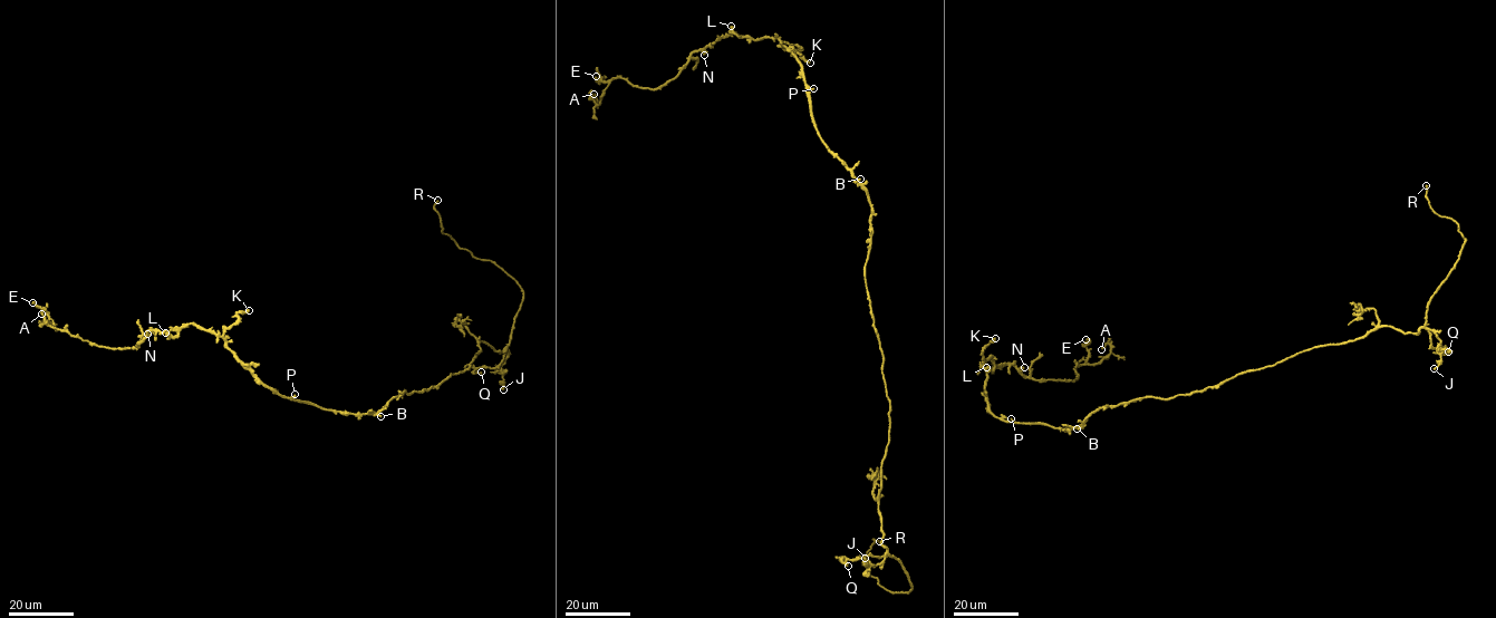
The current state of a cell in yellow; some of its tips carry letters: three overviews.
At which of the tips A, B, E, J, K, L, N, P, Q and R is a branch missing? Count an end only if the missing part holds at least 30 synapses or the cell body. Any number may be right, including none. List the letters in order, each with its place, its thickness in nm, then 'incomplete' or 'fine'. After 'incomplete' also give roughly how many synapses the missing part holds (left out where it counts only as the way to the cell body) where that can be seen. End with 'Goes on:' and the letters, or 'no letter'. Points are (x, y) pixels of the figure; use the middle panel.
A: (594, 94) | 280 nm | fine
B: (860, 179) | 280 nm | fine
E: (596, 76) | 360 nm | fine
J: (865, 558) | 280 nm | fine
K: (810, 63) | 460 nm | fine
L: (731, 26) | 600 nm | fine
N: (704, 55) | 360 nm | fine
P: (813, 88) | 240 nm | fine
Q: (848, 566) | 150 nm | fine
R: (879, 541) | 240 nm | incomplete
Goes on: R

